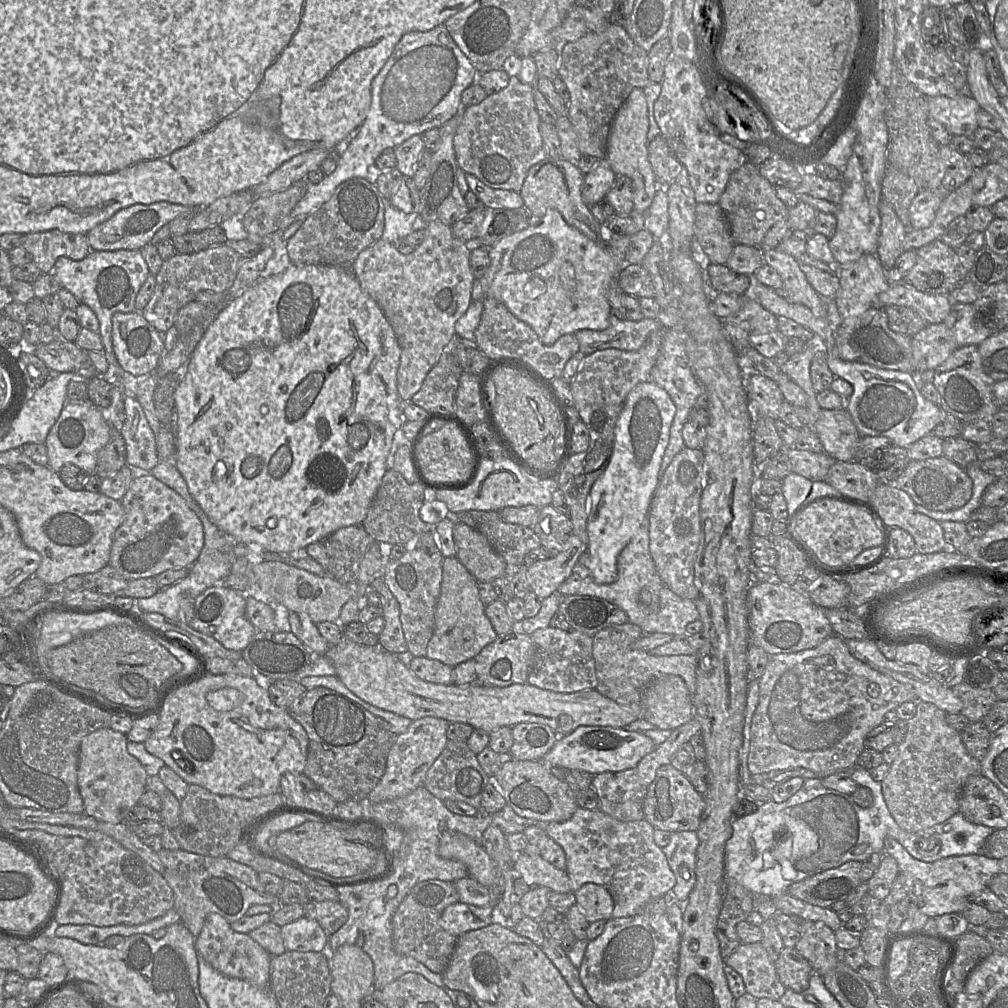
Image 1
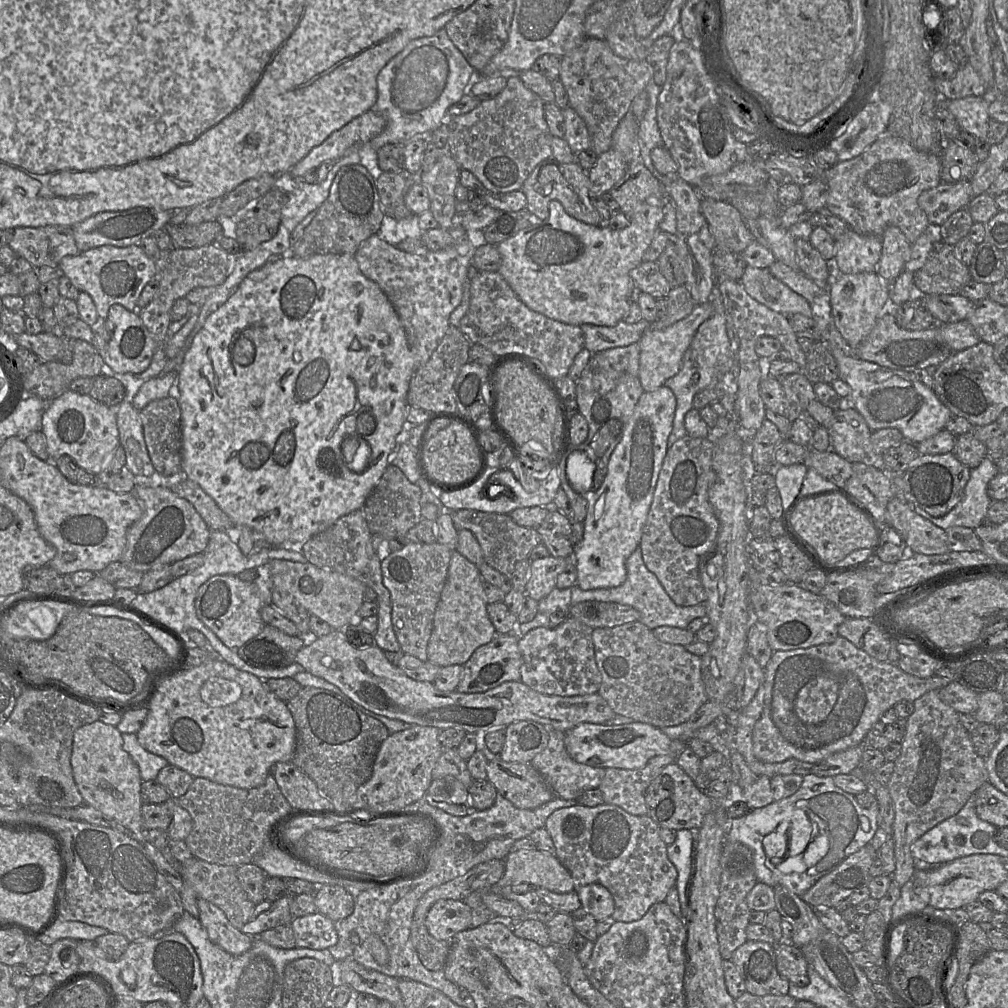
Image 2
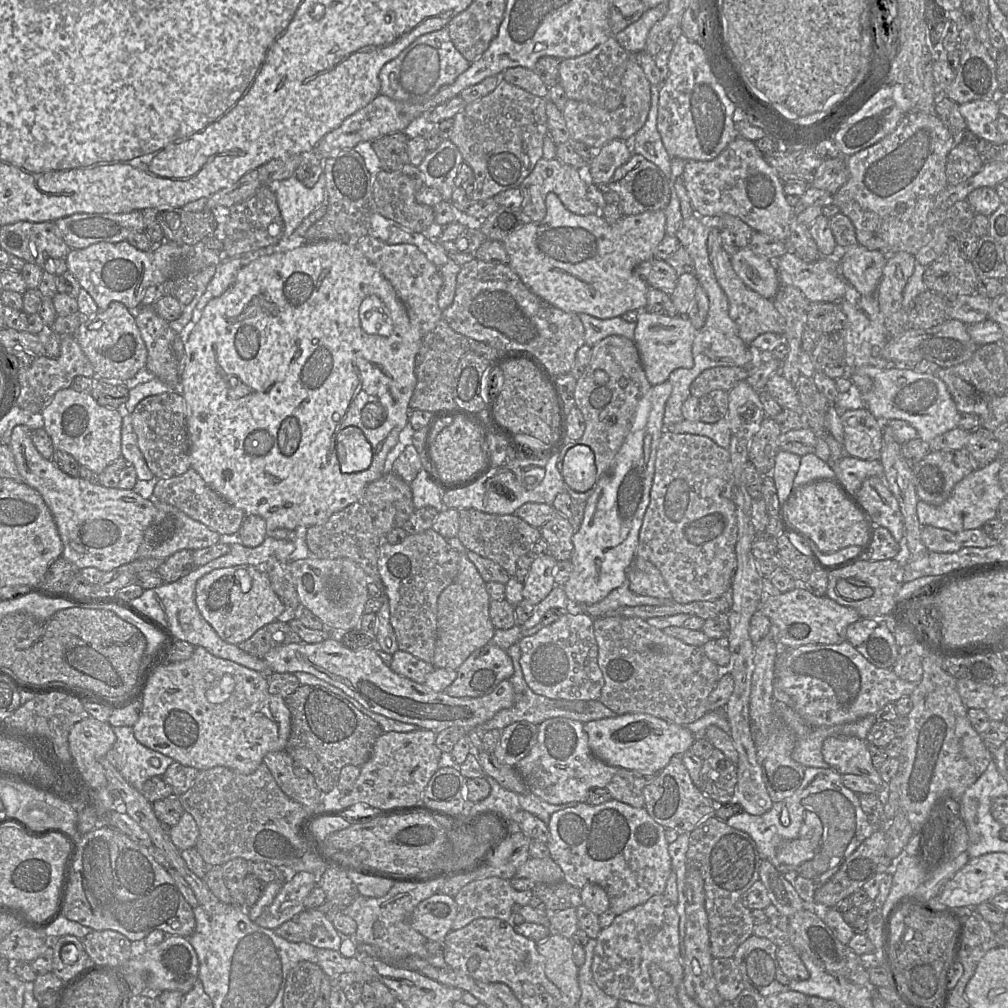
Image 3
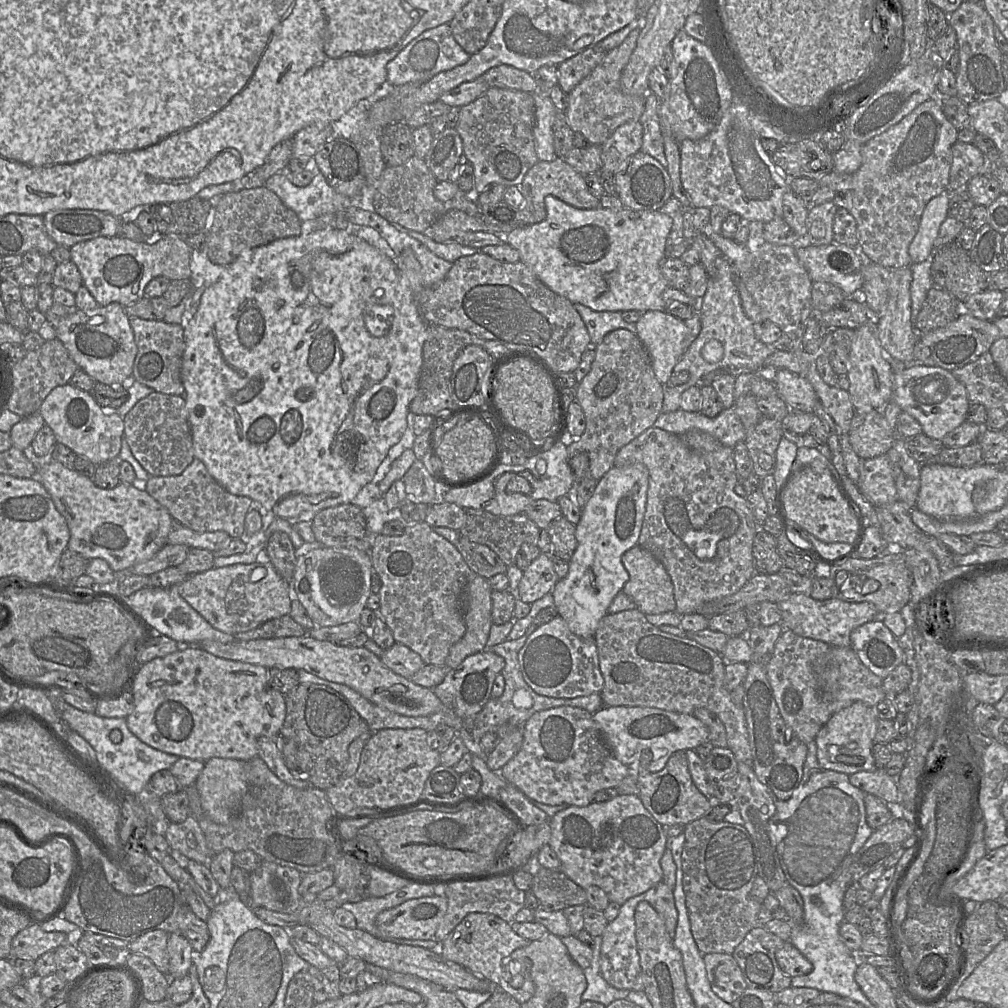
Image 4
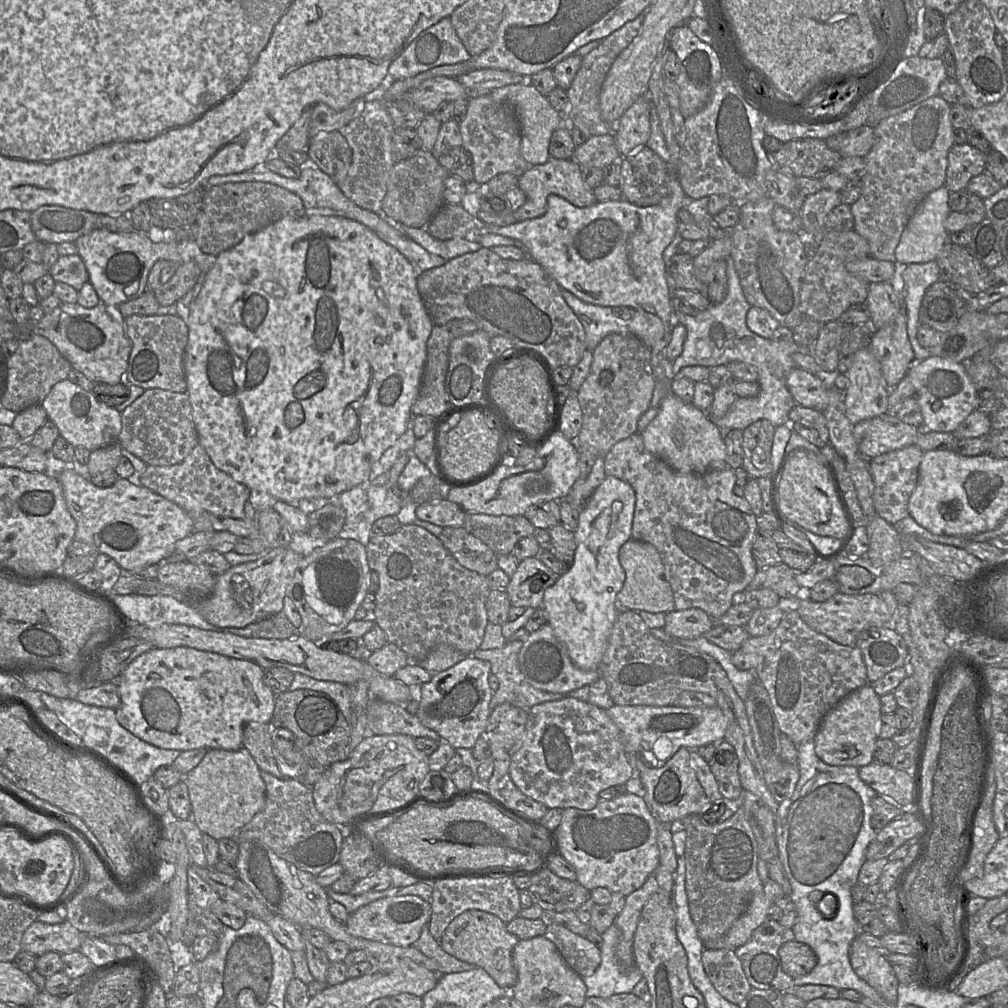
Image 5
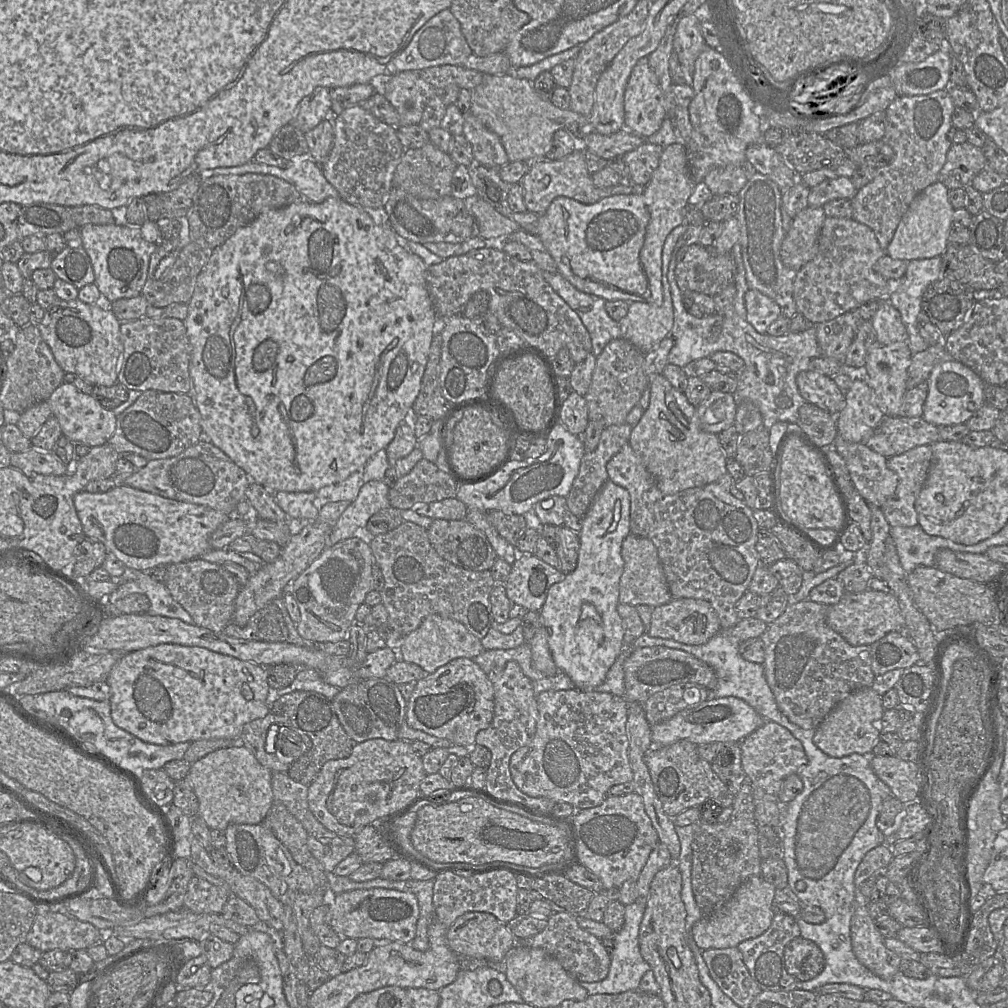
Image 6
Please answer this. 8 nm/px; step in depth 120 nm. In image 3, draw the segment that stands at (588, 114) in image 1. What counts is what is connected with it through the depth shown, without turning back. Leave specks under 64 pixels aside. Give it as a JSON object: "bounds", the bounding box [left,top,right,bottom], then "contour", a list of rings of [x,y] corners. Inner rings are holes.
{"bounds":[559,37,636,111],"contour":[[[610,37],[583,55],[560,60],[559,83],[570,100],[590,103],[609,111],[616,110],[623,102],[621,80],[631,55],[636,54],[630,54],[614,37]]]}

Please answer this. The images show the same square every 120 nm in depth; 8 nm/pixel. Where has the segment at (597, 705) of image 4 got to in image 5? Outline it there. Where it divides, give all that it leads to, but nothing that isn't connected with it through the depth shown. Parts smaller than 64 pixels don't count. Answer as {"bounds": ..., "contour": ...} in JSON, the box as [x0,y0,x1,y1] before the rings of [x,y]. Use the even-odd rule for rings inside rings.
{"bounds":[473,641,589,712],"contour":[[[508,641],[503,647],[496,649],[488,649],[483,650],[478,648],[473,656],[480,660],[485,660],[490,662],[491,664],[491,673],[496,675],[499,680],[499,688],[493,693],[493,696],[490,701],[491,711],[502,703],[509,703],[516,707],[519,707],[527,712],[531,709],[532,706],[536,704],[540,704],[546,701],[554,701],[563,699],[565,697],[573,697],[579,699],[581,701],[588,702],[589,700],[589,685],[583,686],[577,690],[573,690],[567,693],[551,693],[539,690],[533,687],[526,680],[524,674],[521,672],[519,663],[518,663],[518,655],[523,646],[523,641]]]}

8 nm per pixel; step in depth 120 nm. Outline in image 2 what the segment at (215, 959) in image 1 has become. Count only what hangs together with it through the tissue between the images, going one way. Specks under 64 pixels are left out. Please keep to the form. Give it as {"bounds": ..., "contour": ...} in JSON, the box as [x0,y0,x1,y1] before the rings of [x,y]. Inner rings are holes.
{"bounds":[197,899,254,956],"contour":[[[199,899],[197,906],[199,920],[214,944],[234,956],[239,956],[252,947],[254,937],[235,928],[216,905]]]}

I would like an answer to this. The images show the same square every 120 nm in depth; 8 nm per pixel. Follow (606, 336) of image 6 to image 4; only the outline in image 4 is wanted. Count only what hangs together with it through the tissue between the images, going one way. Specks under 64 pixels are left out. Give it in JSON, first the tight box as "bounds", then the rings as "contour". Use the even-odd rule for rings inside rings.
{"bounds":[573,303,636,346],"contour":[[[574,303],[573,306],[586,326],[591,346],[597,346],[606,334],[616,329],[626,329],[631,332],[636,330],[635,323],[624,321],[621,312],[594,311],[579,303]]]}

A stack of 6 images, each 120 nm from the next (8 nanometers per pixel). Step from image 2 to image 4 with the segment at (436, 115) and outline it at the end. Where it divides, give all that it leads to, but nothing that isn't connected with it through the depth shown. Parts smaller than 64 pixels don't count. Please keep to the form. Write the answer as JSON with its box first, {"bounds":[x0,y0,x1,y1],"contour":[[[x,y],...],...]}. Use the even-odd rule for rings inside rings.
{"bounds":[387,24,470,87],"contour":[[[441,24],[414,38],[387,64],[387,82],[393,87],[426,82],[442,71],[466,63],[469,58],[470,55],[454,39],[450,25]]]}

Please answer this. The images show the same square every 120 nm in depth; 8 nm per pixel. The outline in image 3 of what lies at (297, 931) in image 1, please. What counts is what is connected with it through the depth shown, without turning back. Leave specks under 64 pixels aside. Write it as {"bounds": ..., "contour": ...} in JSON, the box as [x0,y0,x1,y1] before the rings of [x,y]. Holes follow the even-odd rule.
{"bounds":[293,909,342,951],"contour":[[[317,909],[303,910],[293,920],[302,926],[304,942],[316,948],[339,951],[342,935],[327,915]]]}

